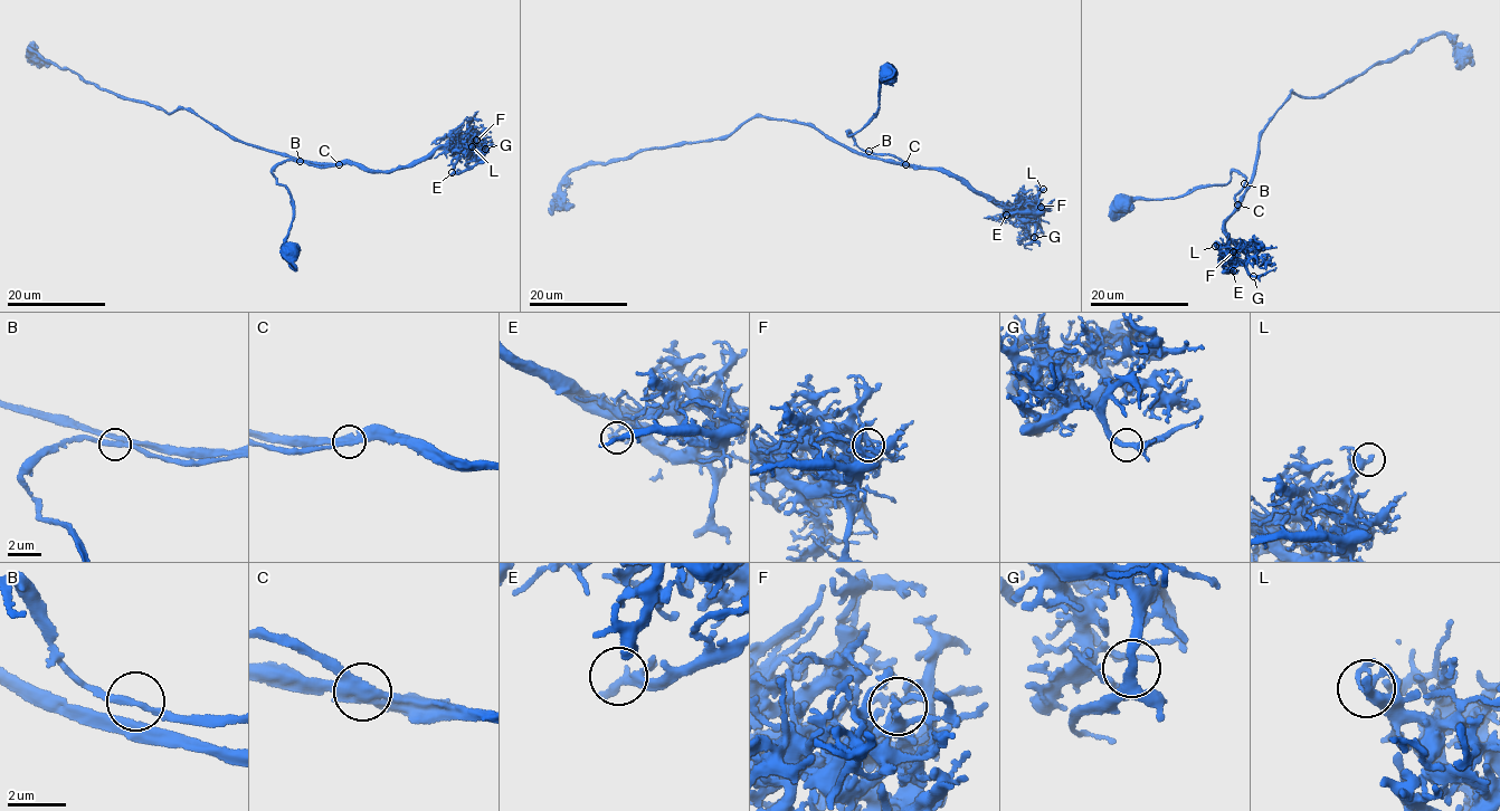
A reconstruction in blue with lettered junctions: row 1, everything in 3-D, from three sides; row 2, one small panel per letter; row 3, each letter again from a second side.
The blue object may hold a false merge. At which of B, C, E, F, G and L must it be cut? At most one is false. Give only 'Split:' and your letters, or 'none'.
Split: none

